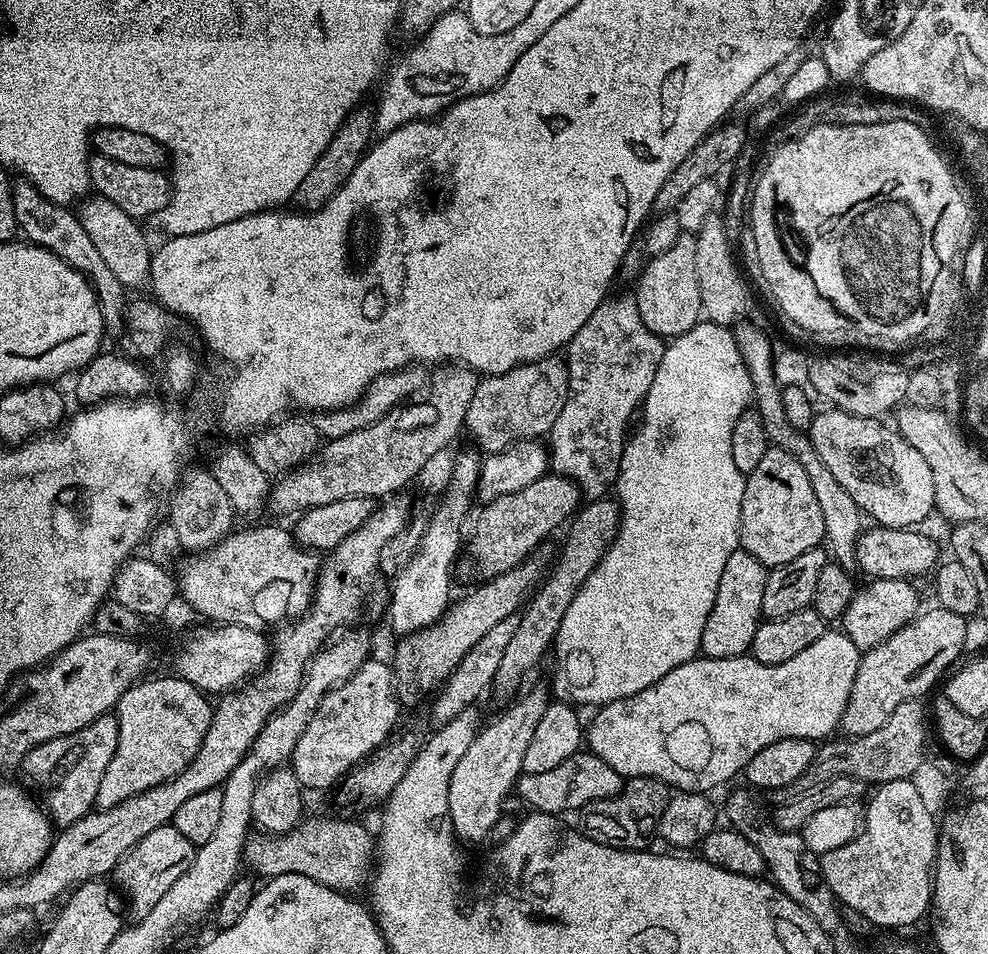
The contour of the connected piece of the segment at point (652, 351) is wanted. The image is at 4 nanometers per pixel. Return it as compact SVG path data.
M633 297L612 299L607 299L600 304L598 310L594 310L594 314L587 319L585 326L578 330L578 334L568 344L567 398L548 435L548 457L551 469L557 475L574 481L587 501L603 499L607 495L607 488L609 491L610 485L615 483L626 443L627 422L634 410L637 411L641 407L646 393L653 385L654 376L666 347L665 341L642 322L642 316Z

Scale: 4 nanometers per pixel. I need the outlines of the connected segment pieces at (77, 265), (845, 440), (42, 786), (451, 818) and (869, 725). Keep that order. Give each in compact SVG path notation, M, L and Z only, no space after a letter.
M17 179L12 184L12 201L14 202L14 214L16 215L17 229L24 232L23 239L29 244L37 244L39 248L50 250L62 258L70 266L88 277L89 285L97 297L98 314L103 324L102 328L114 338L120 337L124 331L124 317L127 311L128 297L125 295L124 284L111 273L110 266L102 262L102 254L98 254L94 241L86 230L82 230L82 222L75 211L63 208L60 204L55 204L52 200L44 197L43 191L37 190L27 179Z
M831 406L825 409L825 412L815 413L812 426L807 430L808 437L812 439L818 458L826 462L834 478L838 478L840 485L854 497L854 502L858 502L861 513L869 521L883 528L916 528L928 515L933 515L936 506L934 474L929 473L926 458L922 458L895 427L877 420L875 416L855 416Z
M109 714L74 734L39 744L24 755L22 769L36 787L35 795L57 829L68 828L96 808L98 786L106 766L110 766L110 758L114 758L114 750L118 750L118 722L115 715Z
M536 688L521 700L513 699L513 704L497 720L477 731L470 746L466 746L458 758L448 783L448 821L461 841L487 841L488 832L500 818L502 800L514 792L516 782L524 772L522 758L526 758L526 746L530 746L534 726L538 726L542 714L548 709L550 696L545 692Z
M932 606L929 612L917 612L909 624L890 634L886 642L863 653L858 674L854 674L854 686L850 686L850 698L840 719L839 731L845 737L870 734L870 730L883 726L886 718L890 718L890 714L894 714L902 702L927 697L936 679L940 675L943 677L957 663L956 655L968 640L968 624L965 617Z

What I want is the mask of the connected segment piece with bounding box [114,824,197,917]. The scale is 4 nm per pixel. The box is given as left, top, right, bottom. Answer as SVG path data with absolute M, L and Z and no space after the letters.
M164 824L158 830L150 830L150 834L146 834L146 838L138 842L138 846L131 848L116 863L114 880L117 880L115 883L119 891L126 897L127 907L131 911L133 908L137 917L154 910L158 898L162 898L162 894L166 894L166 890L170 890L170 886L174 886L174 882L178 882L178 878L186 874L186 870L190 870L196 850L197 845L186 842L186 838L182 838L182 834L178 834L178 830L171 824Z

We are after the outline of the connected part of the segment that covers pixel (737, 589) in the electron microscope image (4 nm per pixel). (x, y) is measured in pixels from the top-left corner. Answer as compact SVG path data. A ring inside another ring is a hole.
M738 550L730 554L726 570L722 570L722 582L718 582L718 594L714 598L714 610L706 618L706 630L702 630L700 652L710 658L734 658L745 655L752 647L754 630L760 624L762 590L766 586L769 569L749 552Z

